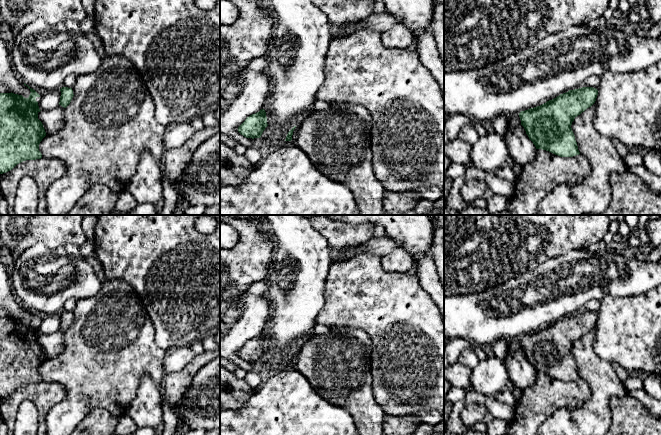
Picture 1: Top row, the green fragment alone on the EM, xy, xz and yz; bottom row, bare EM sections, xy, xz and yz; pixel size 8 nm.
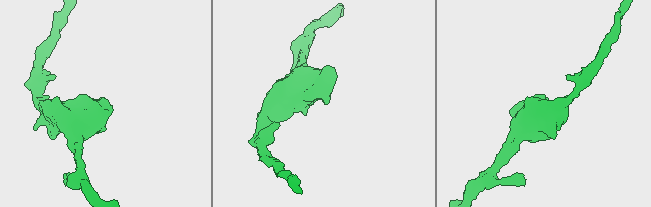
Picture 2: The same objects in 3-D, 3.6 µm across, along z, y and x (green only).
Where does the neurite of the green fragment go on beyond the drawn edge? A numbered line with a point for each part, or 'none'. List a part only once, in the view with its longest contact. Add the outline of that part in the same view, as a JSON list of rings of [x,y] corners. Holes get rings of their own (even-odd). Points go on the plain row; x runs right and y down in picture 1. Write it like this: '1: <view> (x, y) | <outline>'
none

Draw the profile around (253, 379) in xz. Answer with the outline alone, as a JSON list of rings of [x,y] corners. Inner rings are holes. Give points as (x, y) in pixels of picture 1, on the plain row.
[[[257,371],[247,372],[244,381],[252,388],[258,388],[261,385],[262,379]]]

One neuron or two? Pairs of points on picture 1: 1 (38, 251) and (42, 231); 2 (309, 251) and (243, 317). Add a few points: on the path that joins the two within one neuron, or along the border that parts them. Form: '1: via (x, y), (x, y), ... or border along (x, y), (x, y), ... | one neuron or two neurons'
1: border along (61, 248), (49, 249), (35, 242), (20, 255) | two neurons
2: border along (263, 295), (269, 302), (268, 319) | two neurons

